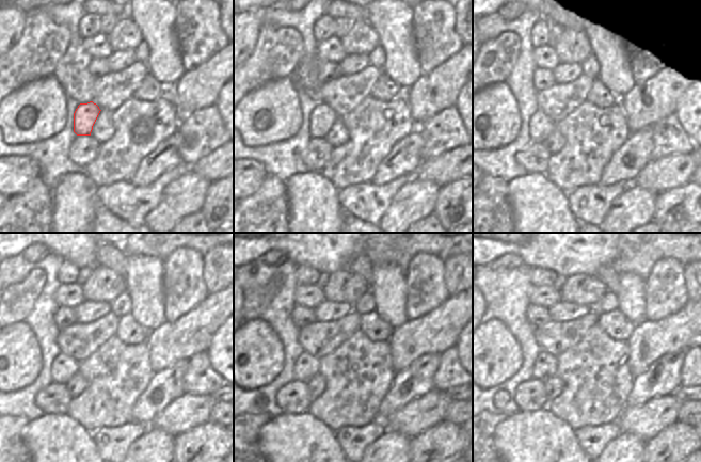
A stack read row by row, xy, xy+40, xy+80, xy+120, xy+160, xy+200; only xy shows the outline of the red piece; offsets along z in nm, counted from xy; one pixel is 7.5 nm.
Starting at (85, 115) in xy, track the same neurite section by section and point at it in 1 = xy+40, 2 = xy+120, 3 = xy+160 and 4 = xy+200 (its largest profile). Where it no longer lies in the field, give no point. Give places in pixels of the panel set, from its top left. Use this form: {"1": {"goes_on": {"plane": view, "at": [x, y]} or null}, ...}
{"1": {"goes_on": {"plane": "xy+40", "at": [322, 117]}}, "2": {"goes_on": {"plane": "xy+120", "at": [64, 367]}}, "3": {"goes_on": {"plane": "xy+160", "at": [306, 366]}}, "4": {"goes_on": {"plane": "xy+200", "at": [545, 365]}}}

